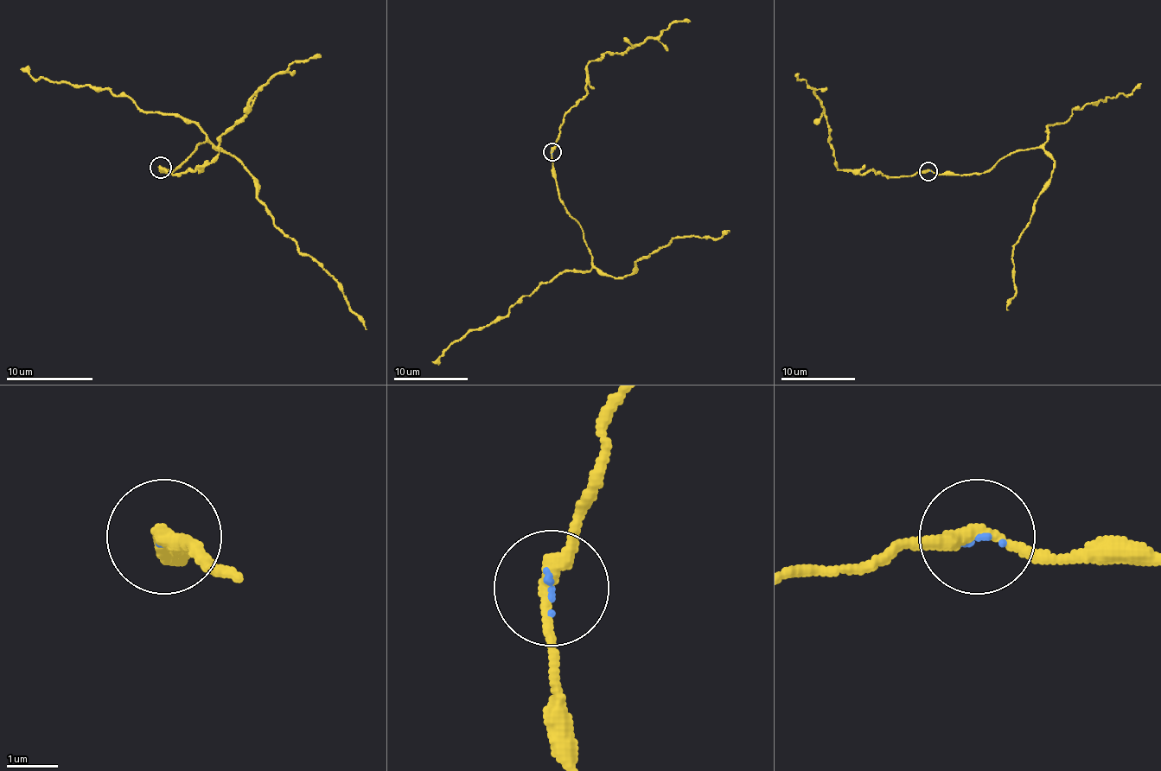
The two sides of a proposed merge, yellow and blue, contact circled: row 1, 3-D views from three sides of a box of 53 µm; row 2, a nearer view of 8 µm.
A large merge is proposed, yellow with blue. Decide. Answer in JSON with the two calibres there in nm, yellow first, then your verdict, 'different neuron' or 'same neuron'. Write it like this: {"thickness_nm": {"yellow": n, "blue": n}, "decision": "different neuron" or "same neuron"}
{"thickness_nm": {"yellow": 280, "blue": 70}, "decision": "same neuron"}

